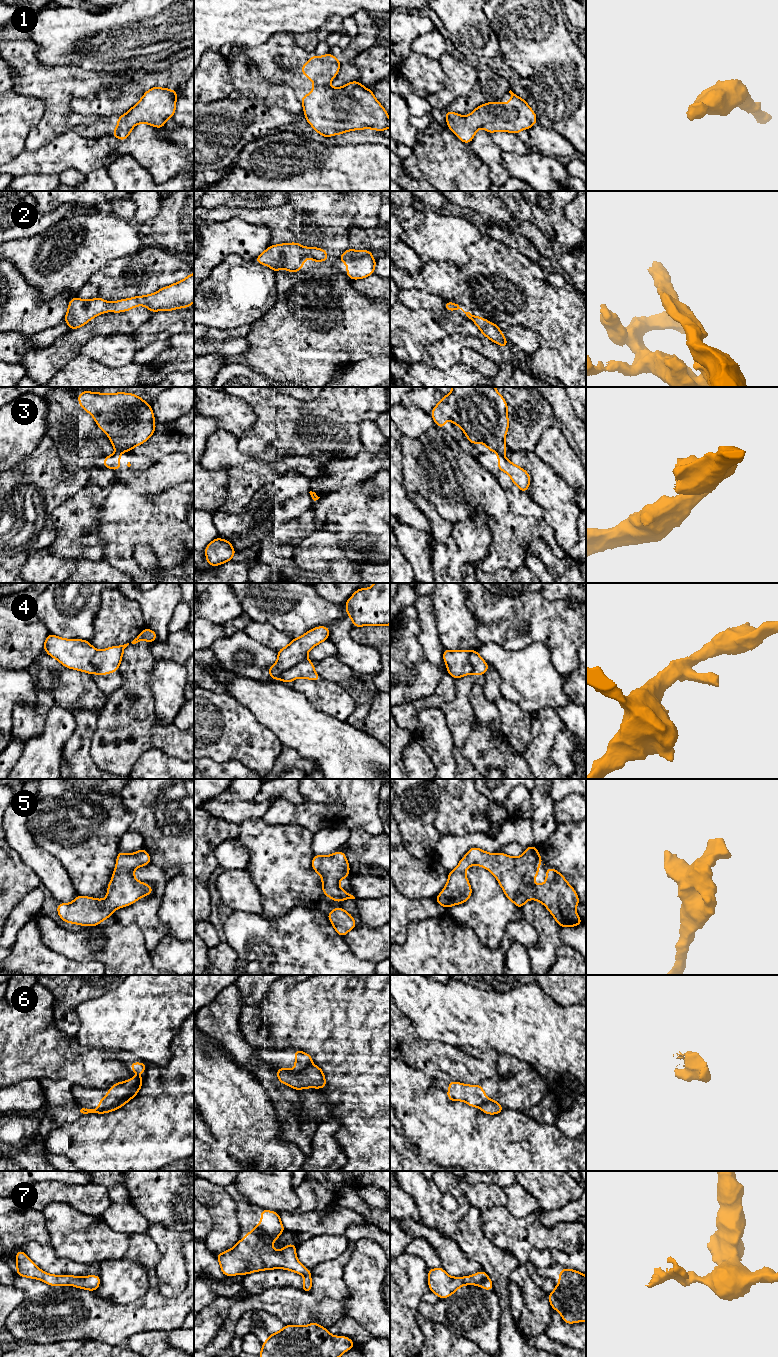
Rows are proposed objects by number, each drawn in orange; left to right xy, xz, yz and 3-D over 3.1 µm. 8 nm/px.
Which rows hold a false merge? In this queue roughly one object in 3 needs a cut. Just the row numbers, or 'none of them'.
3, 4, 6

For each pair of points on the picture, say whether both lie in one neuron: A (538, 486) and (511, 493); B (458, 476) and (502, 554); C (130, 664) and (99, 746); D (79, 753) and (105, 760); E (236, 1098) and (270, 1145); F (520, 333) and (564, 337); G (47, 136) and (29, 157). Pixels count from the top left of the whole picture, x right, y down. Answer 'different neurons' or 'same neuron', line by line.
A: different neurons
B: same neuron
C: same neuron
D: different neurons
E: same neuron
F: different neurons
G: different neurons

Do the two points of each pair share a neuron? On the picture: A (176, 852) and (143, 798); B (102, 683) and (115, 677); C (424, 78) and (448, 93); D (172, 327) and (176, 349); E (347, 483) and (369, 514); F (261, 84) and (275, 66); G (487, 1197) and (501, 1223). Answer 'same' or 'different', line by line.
A: same
B: same
C: different
D: different
E: different
F: different
G: different

